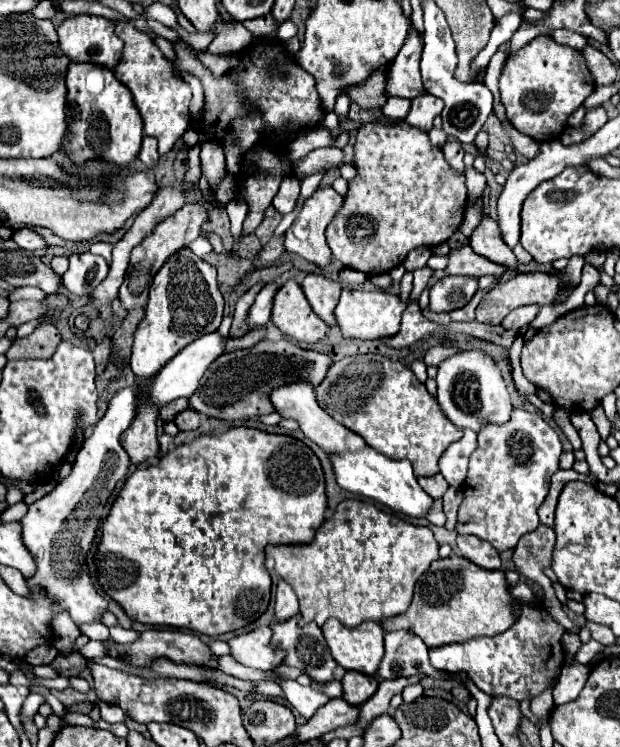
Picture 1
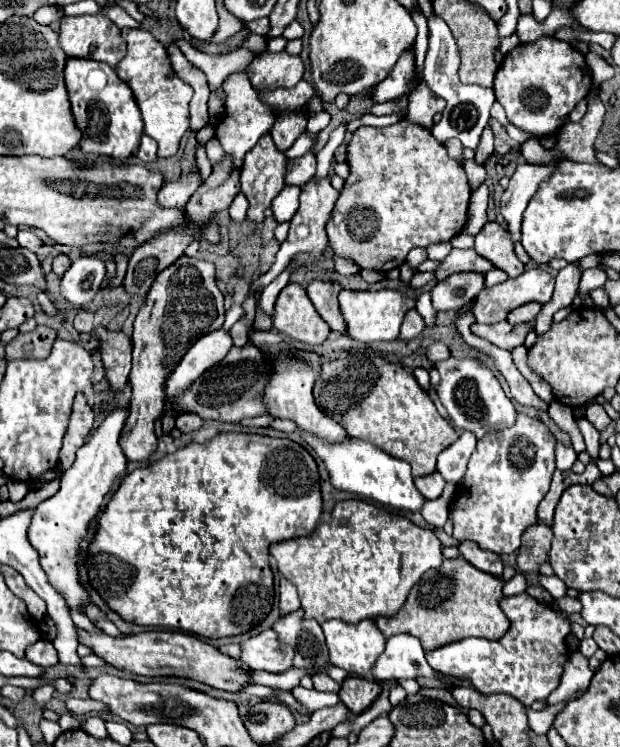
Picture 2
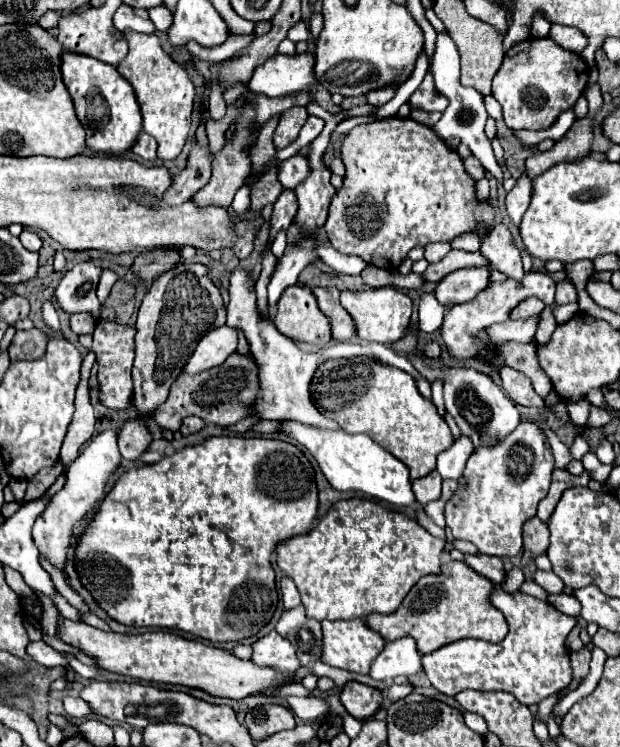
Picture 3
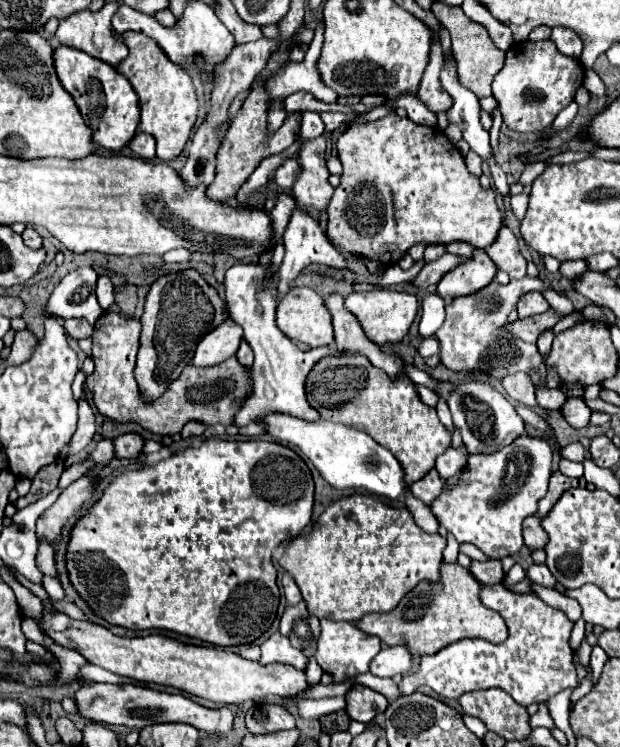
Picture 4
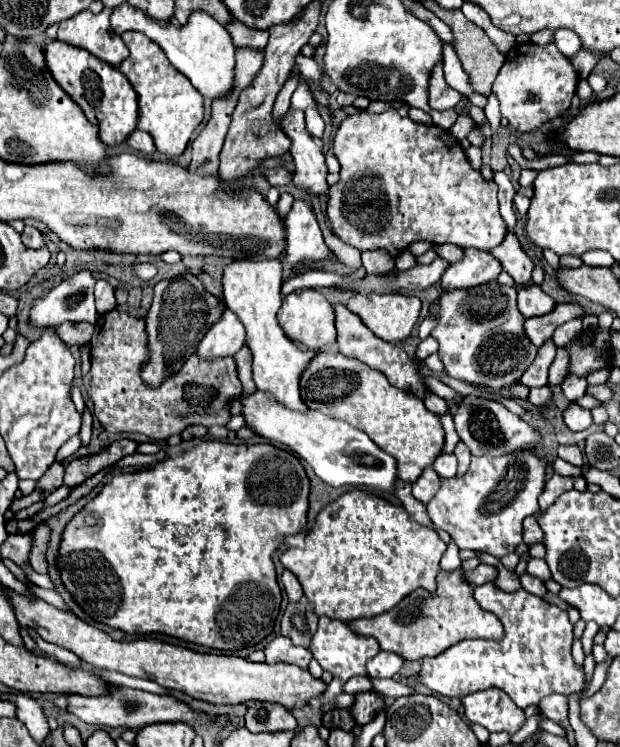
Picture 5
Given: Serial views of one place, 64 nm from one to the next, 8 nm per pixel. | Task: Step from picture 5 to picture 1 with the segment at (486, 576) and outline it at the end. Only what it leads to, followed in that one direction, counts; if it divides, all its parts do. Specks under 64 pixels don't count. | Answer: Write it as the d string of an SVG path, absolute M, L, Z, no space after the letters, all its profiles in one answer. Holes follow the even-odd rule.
M458 536L458 550L464 558L468 558L470 562L484 570L500 570L498 552L490 544L484 544L474 536Z

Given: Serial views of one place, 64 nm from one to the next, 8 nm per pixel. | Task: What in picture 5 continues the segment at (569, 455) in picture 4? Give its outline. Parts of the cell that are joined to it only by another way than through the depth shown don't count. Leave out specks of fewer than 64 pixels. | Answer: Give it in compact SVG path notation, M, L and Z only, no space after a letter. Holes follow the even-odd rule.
M560 446L558 456L574 466L582 466L582 452L578 446Z

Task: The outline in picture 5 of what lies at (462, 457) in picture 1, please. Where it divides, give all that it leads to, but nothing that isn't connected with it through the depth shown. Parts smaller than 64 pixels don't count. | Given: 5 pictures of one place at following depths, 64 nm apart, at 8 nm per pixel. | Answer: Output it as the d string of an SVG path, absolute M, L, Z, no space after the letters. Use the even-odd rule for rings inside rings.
M440 454L440 456L436 458L436 462L432 464L432 468L434 468L442 478L454 478L454 476L456 476L456 468L458 468L456 456L454 456L454 454Z

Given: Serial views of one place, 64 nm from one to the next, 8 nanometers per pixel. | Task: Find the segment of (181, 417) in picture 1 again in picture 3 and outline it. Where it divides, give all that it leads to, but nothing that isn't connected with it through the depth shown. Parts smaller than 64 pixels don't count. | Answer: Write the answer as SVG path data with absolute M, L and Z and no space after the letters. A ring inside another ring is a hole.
M186 418L180 432L182 436L188 436L188 434L194 434L194 432L200 432L204 428L204 422L200 418Z

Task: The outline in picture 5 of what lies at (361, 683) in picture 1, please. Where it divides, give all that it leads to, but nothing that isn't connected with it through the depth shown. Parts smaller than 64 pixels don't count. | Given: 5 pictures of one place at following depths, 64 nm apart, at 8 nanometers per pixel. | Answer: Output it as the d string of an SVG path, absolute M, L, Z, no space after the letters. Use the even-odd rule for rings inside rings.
M364 692L364 694L356 694L356 702L352 706L352 716L356 722L360 722L360 726L368 724L374 720L374 716L384 708L384 700L380 696L376 696L374 692Z

